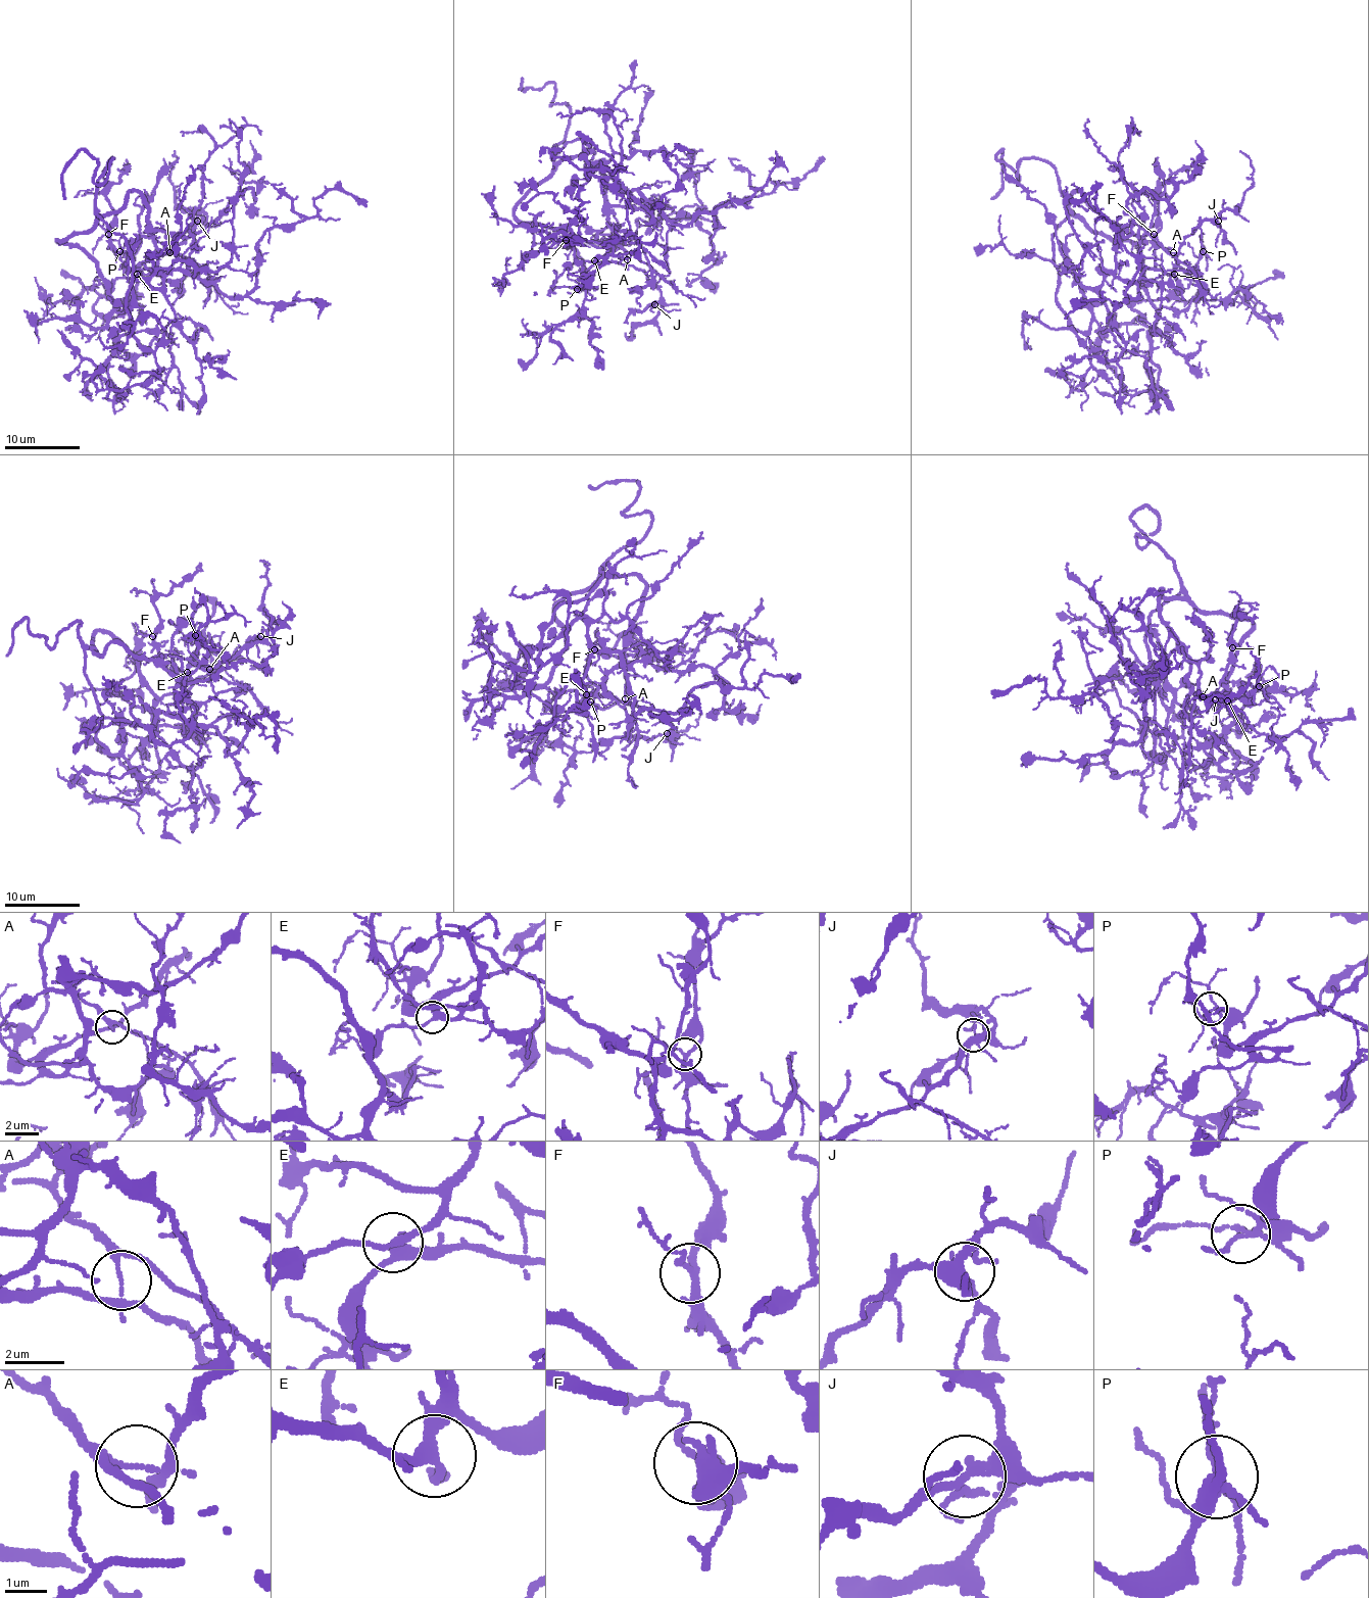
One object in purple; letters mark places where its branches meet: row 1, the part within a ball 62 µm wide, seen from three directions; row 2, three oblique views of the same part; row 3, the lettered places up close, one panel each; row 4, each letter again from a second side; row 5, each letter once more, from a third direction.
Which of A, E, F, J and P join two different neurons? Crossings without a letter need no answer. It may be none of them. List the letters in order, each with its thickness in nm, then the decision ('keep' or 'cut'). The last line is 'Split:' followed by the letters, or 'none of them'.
A: 150 nm thick; cut
E: 260 nm thick; keep
F: 200 nm thick; keep
J: 280 nm thick; keep
P: 130 nm thick; keep
Split: A

